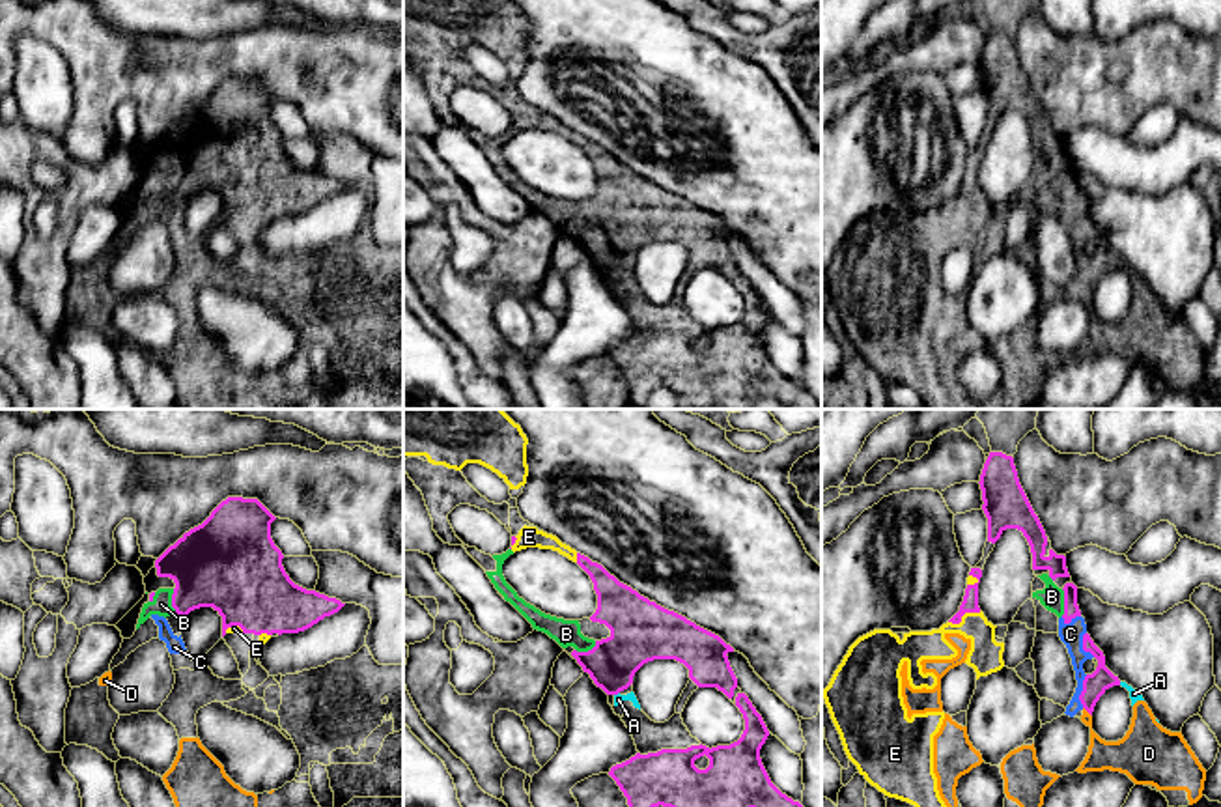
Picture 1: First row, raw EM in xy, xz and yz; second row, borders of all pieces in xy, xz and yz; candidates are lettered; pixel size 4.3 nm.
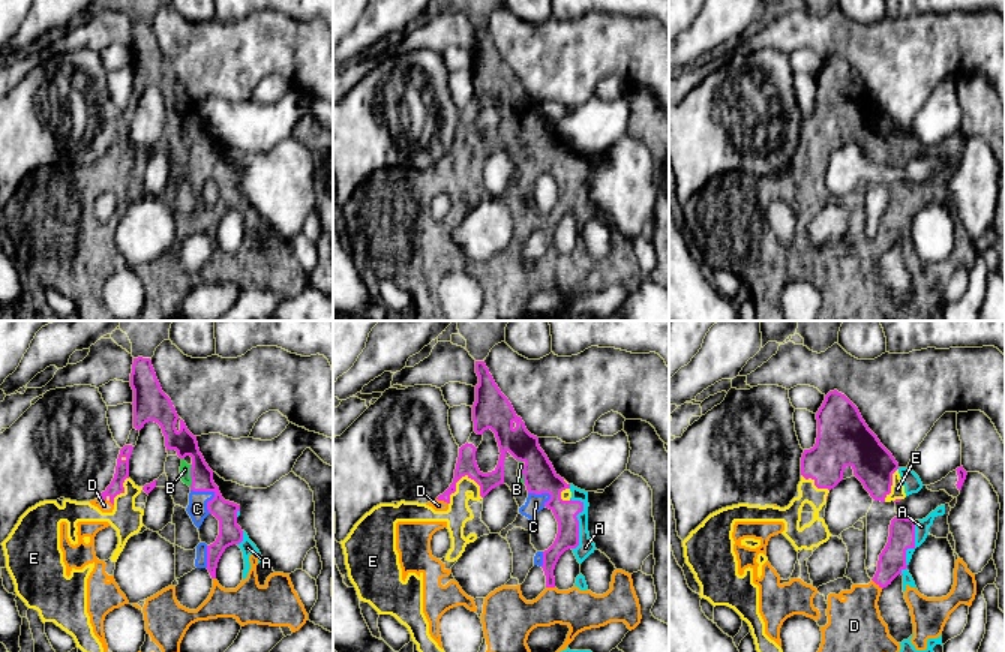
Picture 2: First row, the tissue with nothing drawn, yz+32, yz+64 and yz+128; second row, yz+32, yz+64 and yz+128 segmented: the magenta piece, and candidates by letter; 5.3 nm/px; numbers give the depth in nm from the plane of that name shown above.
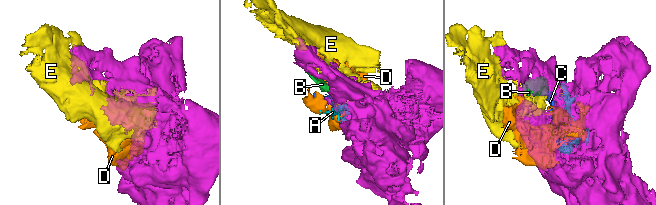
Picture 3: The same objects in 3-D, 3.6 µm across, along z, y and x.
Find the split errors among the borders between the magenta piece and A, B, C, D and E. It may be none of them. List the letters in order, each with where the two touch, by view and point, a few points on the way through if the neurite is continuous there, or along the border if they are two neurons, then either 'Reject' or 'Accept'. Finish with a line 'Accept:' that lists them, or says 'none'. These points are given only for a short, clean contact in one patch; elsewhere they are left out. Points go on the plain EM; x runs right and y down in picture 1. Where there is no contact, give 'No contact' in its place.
A: Touches magenta at xz (617, 275). Accept
B: Touches magenta at yz (1065, 184). Accept
C: Touches magenta at yz (1081, 273). Accept
D: Touches magenta at yz (1087, 292). Accept
E: Touches magenta at yz (964, 195). Accept
Accept: A, B, C, D, E

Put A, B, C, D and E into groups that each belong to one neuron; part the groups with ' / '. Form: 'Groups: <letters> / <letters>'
Groups: A B C D E

